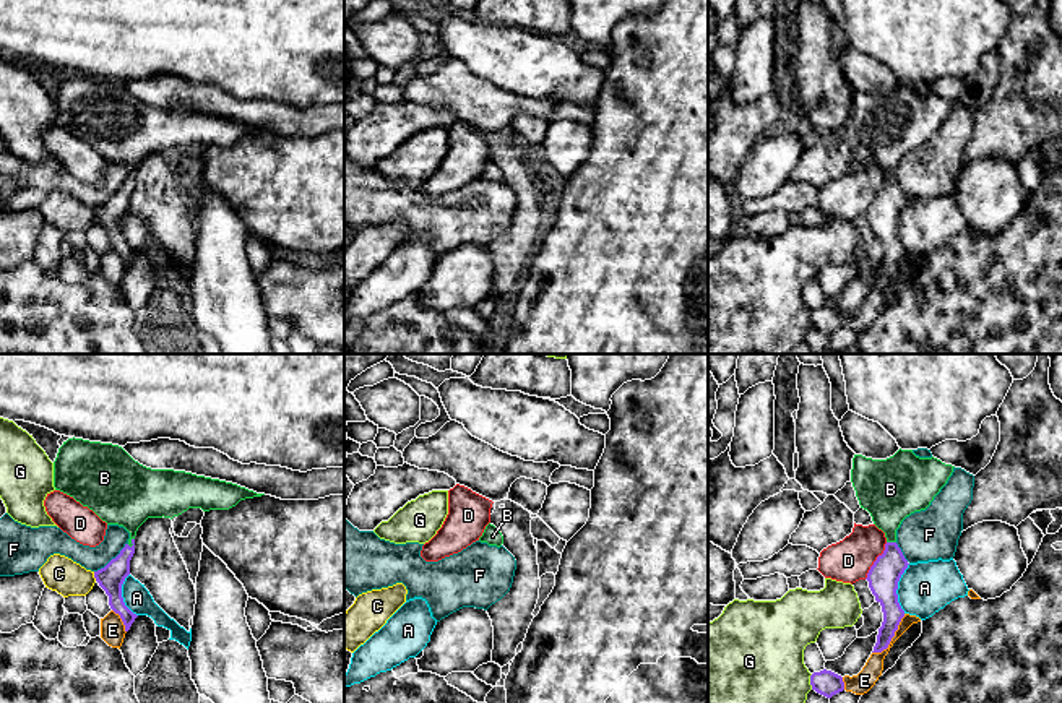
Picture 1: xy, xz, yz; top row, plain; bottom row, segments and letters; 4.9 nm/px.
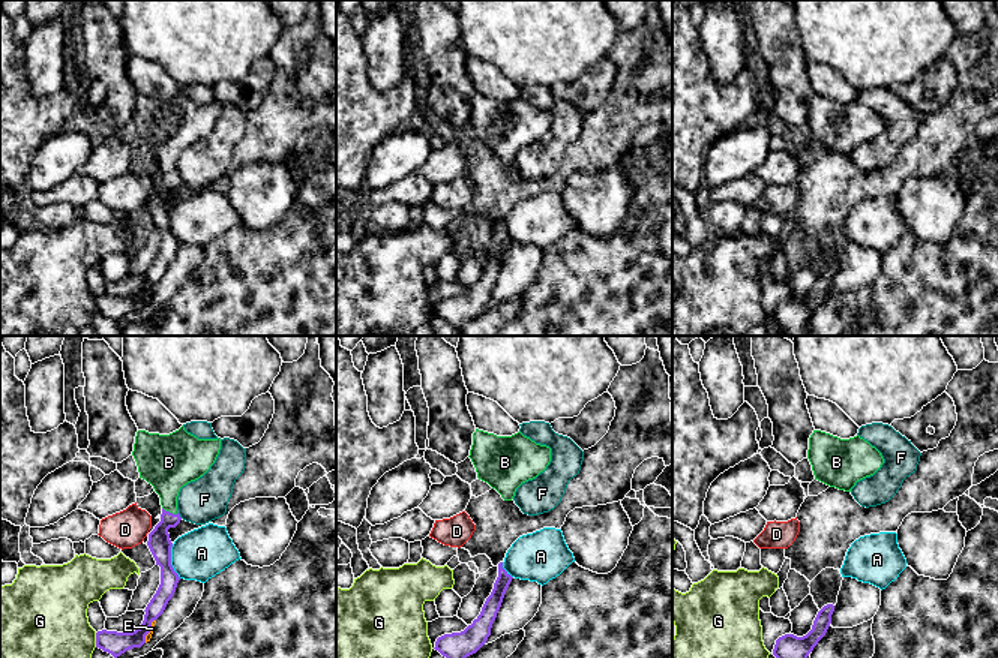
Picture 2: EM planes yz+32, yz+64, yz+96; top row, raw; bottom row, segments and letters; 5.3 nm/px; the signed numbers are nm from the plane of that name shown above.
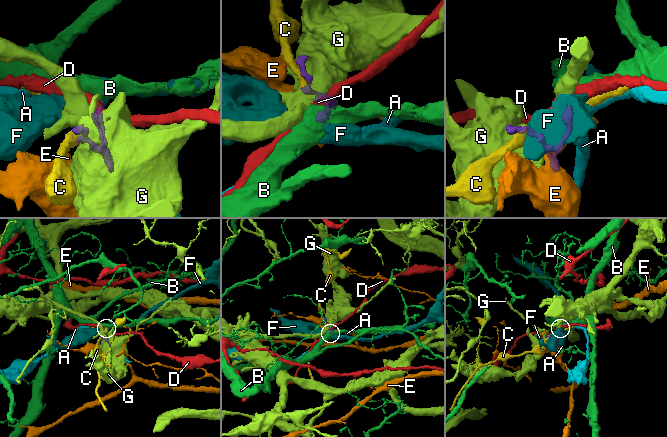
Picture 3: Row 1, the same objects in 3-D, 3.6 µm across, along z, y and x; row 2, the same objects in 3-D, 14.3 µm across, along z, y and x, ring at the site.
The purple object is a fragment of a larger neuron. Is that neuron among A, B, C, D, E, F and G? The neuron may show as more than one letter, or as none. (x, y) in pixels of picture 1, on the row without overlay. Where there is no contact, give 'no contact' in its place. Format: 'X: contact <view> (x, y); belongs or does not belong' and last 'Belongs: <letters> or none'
A: contact yz (897, 224); does not belong
B: contact xy (132, 179); belongs
C: contact xy (94, 213); does not belong
D: contact yz (876, 197); does not belong
E: contact yz (892, 273); does not belong
F: contact xy (112, 195); does not belong
G: contact yz (811, 319); does not belong
Belongs: B

